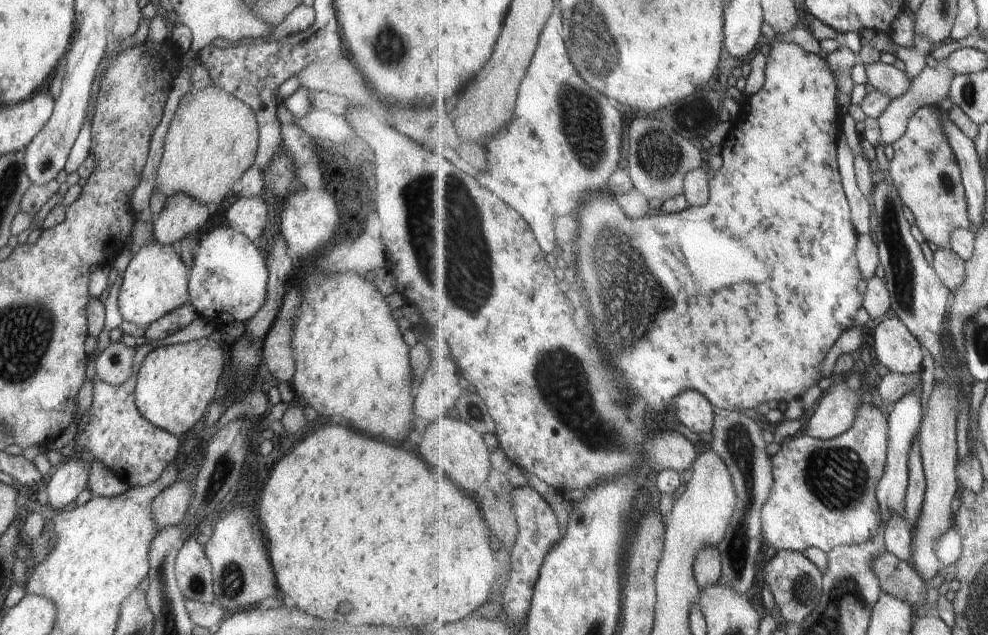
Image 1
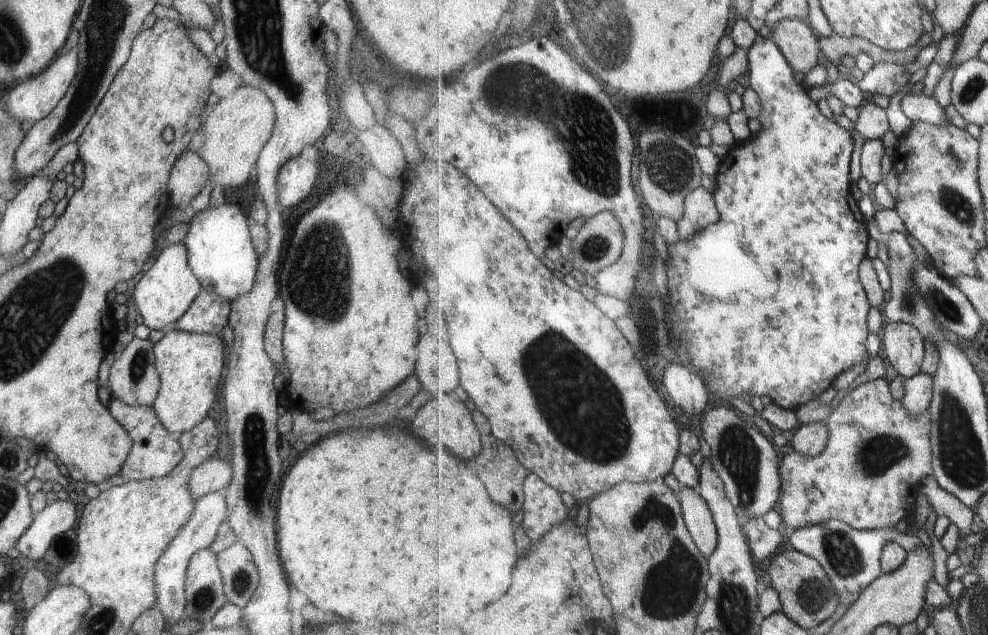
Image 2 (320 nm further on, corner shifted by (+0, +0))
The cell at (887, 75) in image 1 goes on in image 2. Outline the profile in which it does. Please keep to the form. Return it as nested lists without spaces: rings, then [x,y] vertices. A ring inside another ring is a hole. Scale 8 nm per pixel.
[[[906,94],[901,100],[901,110],[913,121],[924,121],[935,126],[945,126],[948,123],[945,108],[939,104],[936,96]]]

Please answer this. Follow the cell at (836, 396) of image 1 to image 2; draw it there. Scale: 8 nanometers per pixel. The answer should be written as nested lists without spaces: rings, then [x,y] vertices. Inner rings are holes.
[[[826,421],[800,425],[791,442],[797,452],[805,456],[818,456],[827,449],[829,426]]]

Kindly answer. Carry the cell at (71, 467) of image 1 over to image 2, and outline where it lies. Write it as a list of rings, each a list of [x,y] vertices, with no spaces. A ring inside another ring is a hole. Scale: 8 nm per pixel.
[[[51,497],[45,508],[34,516],[32,524],[19,536],[14,548],[37,564],[37,560],[43,557],[49,547],[51,539],[72,528],[77,514],[70,500],[62,502]]]

